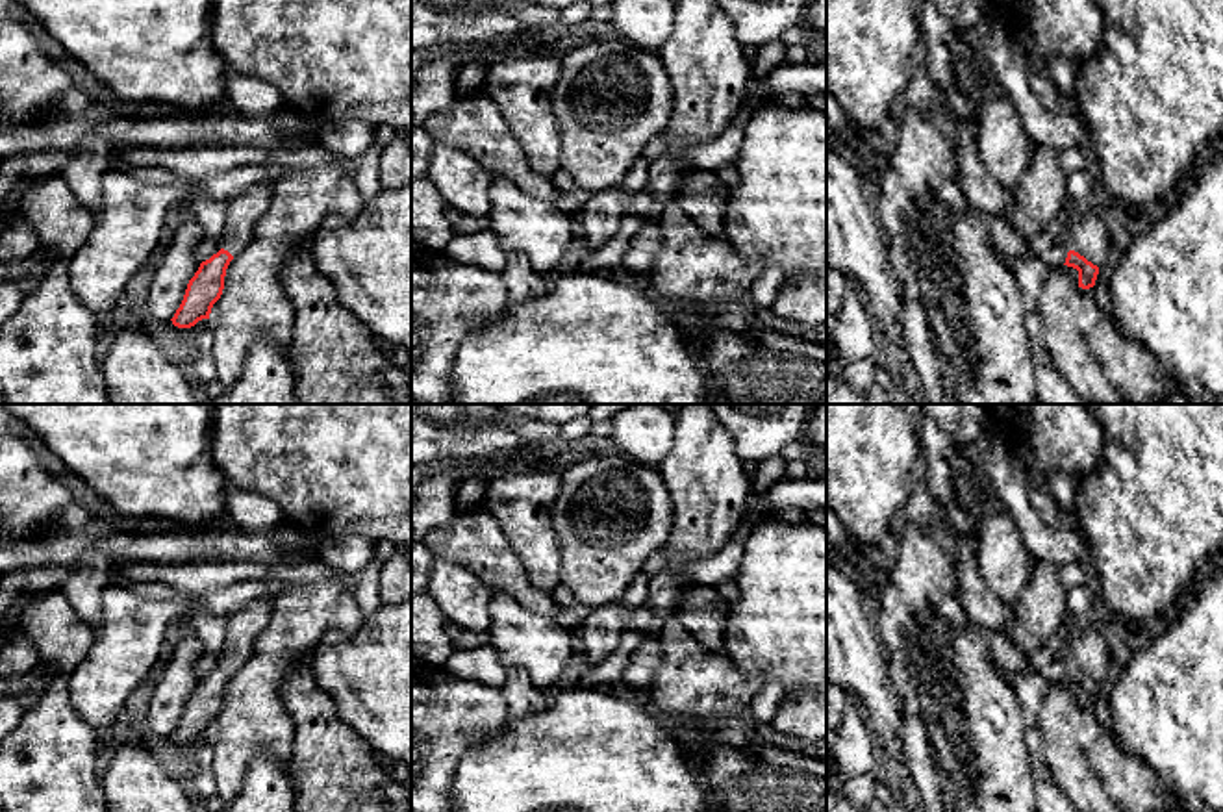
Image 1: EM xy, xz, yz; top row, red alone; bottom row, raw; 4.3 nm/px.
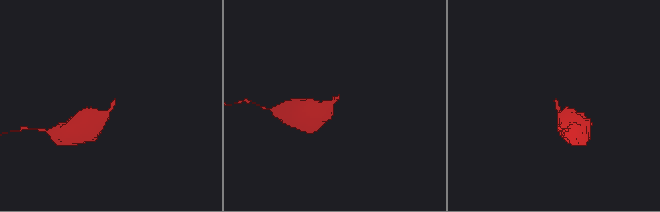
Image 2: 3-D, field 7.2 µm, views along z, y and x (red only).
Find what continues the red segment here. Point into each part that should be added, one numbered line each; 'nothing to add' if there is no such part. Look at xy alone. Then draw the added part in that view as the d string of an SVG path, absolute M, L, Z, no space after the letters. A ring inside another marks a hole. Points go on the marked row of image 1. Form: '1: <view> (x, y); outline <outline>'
1: xy (243, 212); outline M261 182L228 202L224 230L219 237L221 248L235 256L248 245L254 224L269 208L271 195L272 184Z

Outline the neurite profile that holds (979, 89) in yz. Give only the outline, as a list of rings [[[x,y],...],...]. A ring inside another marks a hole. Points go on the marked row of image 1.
[[[958,28],[952,59],[960,72],[960,87],[965,95],[971,96],[973,109],[977,117],[980,117],[982,102],[988,98],[1004,96],[1006,91],[991,69],[988,69],[982,78],[977,78],[971,70],[965,69],[965,63],[971,59],[969,48],[971,41],[967,32]]]

